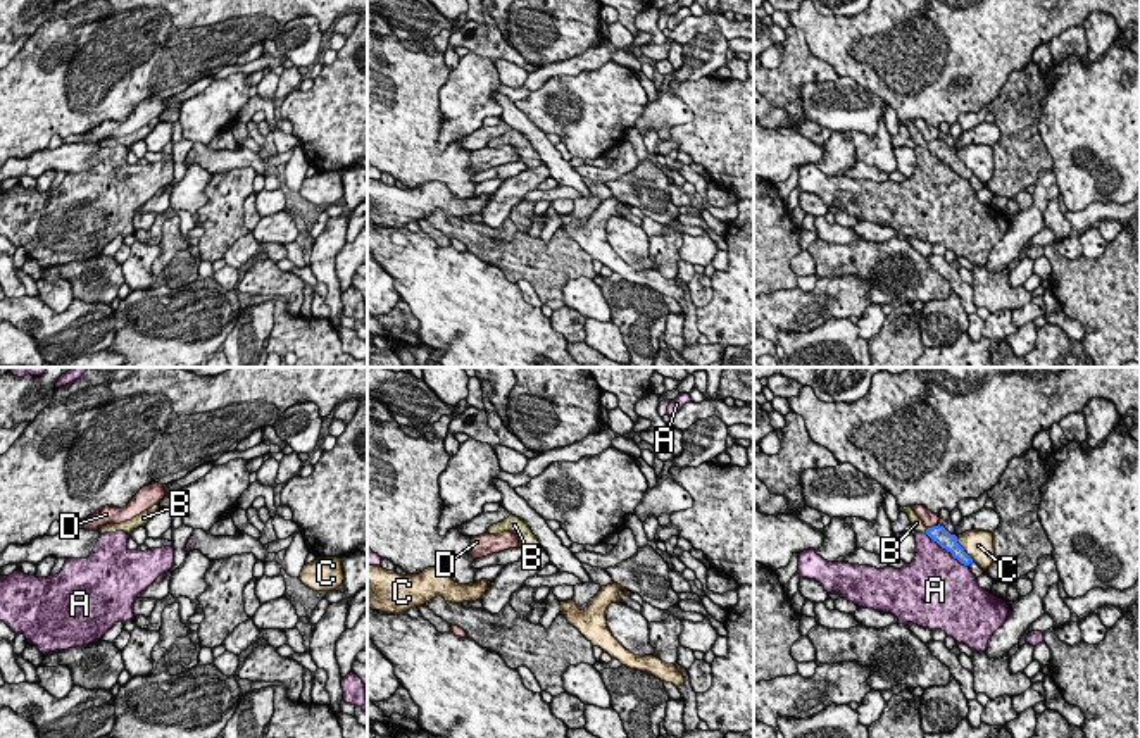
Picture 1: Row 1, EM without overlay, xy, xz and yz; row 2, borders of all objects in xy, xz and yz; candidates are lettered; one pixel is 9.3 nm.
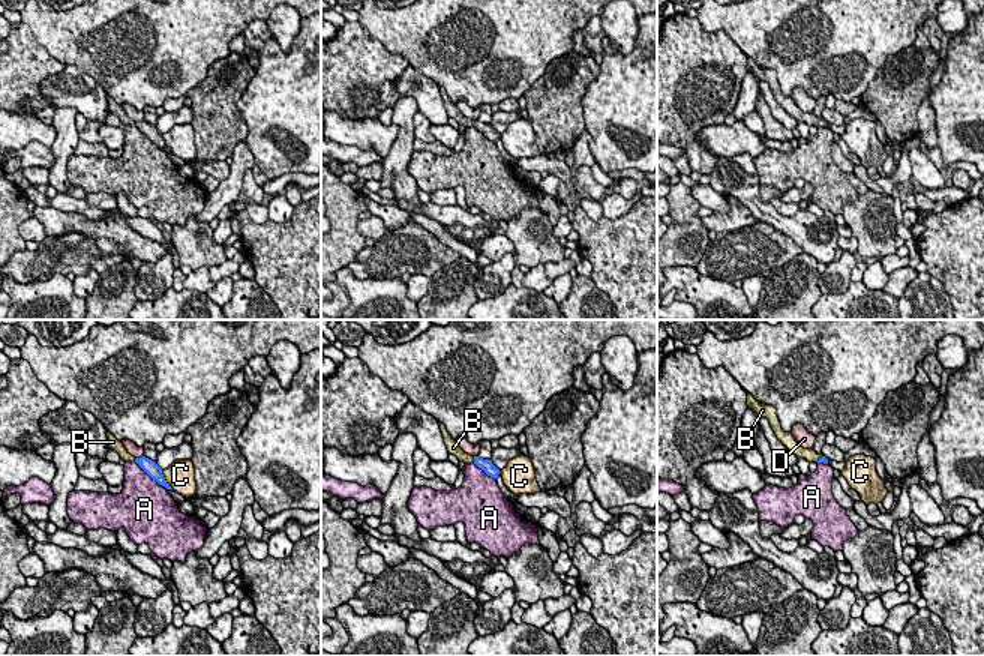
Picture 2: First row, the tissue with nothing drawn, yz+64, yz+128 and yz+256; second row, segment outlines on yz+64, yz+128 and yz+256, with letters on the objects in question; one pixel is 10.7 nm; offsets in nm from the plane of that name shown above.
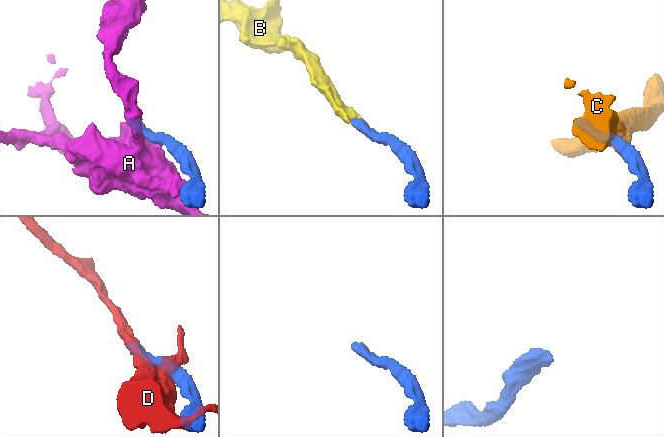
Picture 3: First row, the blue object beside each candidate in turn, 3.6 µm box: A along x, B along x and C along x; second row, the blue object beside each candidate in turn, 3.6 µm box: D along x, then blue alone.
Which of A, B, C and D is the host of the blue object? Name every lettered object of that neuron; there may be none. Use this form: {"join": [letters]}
{"join": ["B"]}

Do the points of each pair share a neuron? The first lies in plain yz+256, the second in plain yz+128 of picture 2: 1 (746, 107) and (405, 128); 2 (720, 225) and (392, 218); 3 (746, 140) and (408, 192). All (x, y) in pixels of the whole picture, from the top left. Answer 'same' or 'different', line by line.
1: same
2: different
3: different

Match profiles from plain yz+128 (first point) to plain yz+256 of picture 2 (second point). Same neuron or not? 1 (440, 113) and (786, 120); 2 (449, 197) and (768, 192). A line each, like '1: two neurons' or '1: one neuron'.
1: one neuron
2: two neurons

